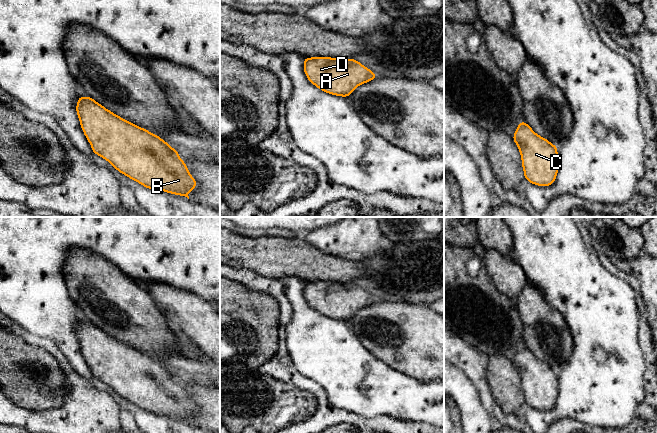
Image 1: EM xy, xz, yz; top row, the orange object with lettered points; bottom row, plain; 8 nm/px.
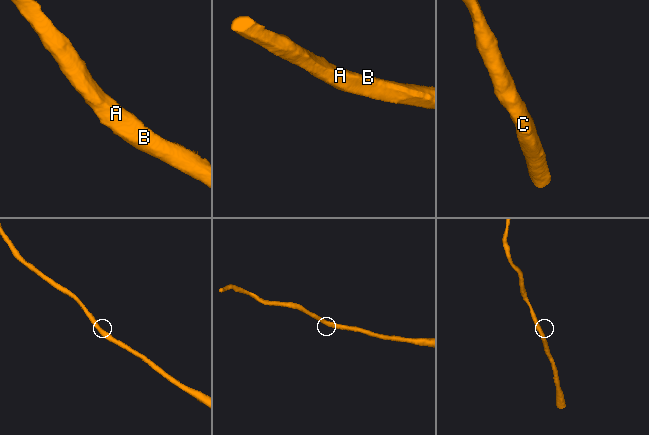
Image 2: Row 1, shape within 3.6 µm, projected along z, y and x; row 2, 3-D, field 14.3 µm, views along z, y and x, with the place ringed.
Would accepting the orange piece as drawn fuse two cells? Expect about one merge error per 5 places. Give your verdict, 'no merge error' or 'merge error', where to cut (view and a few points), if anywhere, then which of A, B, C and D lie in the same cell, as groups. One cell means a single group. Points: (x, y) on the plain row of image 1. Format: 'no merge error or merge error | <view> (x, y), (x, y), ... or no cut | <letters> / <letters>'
no merge error | no cut | A B C D

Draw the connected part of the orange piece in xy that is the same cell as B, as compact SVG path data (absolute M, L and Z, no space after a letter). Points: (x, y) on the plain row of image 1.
M90 320L79 321L76 335L94 378L148 413L189 423L188 417L197 406L168 367L107 334Z

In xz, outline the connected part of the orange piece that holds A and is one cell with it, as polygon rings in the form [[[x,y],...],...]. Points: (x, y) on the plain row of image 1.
[[[305,281],[304,296],[319,313],[346,322],[357,310],[378,300],[353,282]]]

